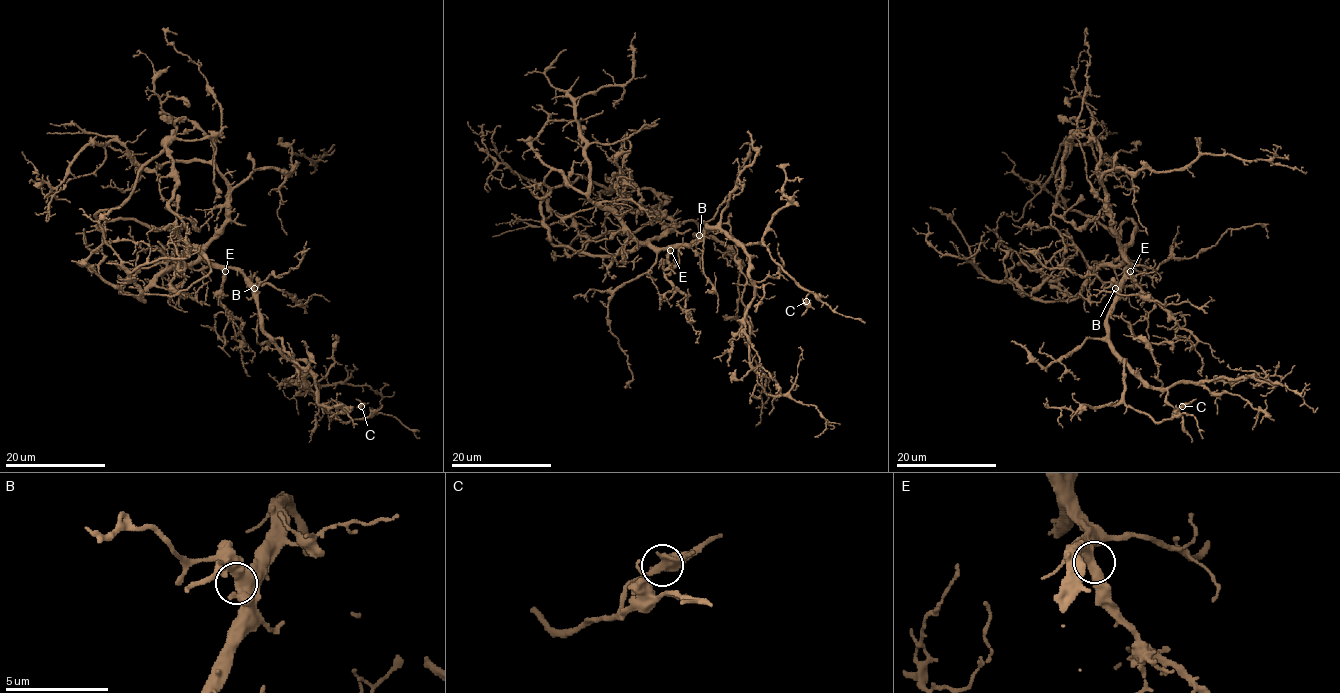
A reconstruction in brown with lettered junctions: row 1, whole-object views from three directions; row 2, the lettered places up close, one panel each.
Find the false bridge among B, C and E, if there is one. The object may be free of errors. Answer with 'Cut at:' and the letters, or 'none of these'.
Cut at: C

